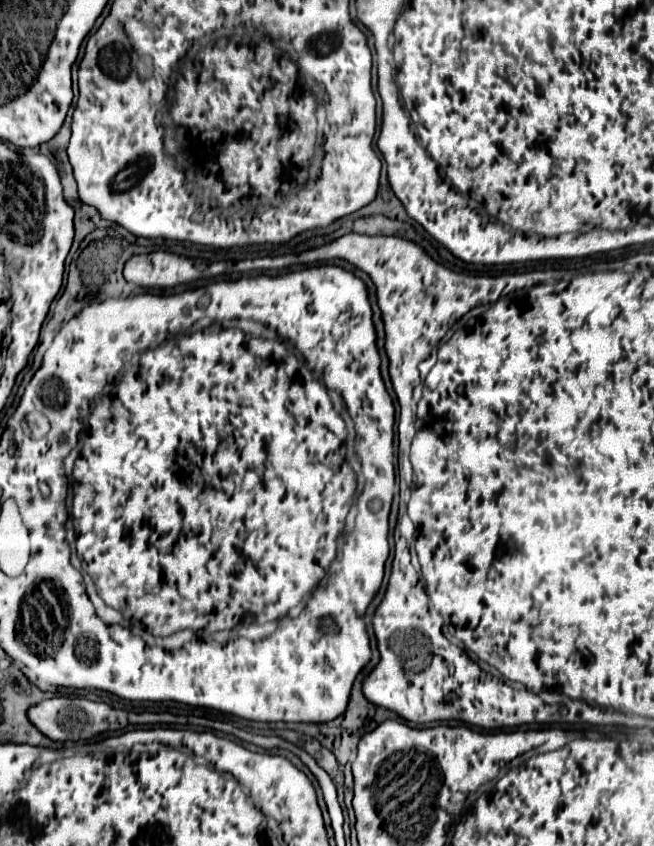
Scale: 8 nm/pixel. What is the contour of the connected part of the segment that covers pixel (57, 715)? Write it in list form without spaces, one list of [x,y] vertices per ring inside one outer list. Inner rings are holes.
[[[47,699],[39,705],[29,707],[31,723],[53,741],[79,741],[89,739],[103,731],[123,729],[127,725],[127,713],[121,709],[113,709],[107,703],[95,703],[87,699]]]

